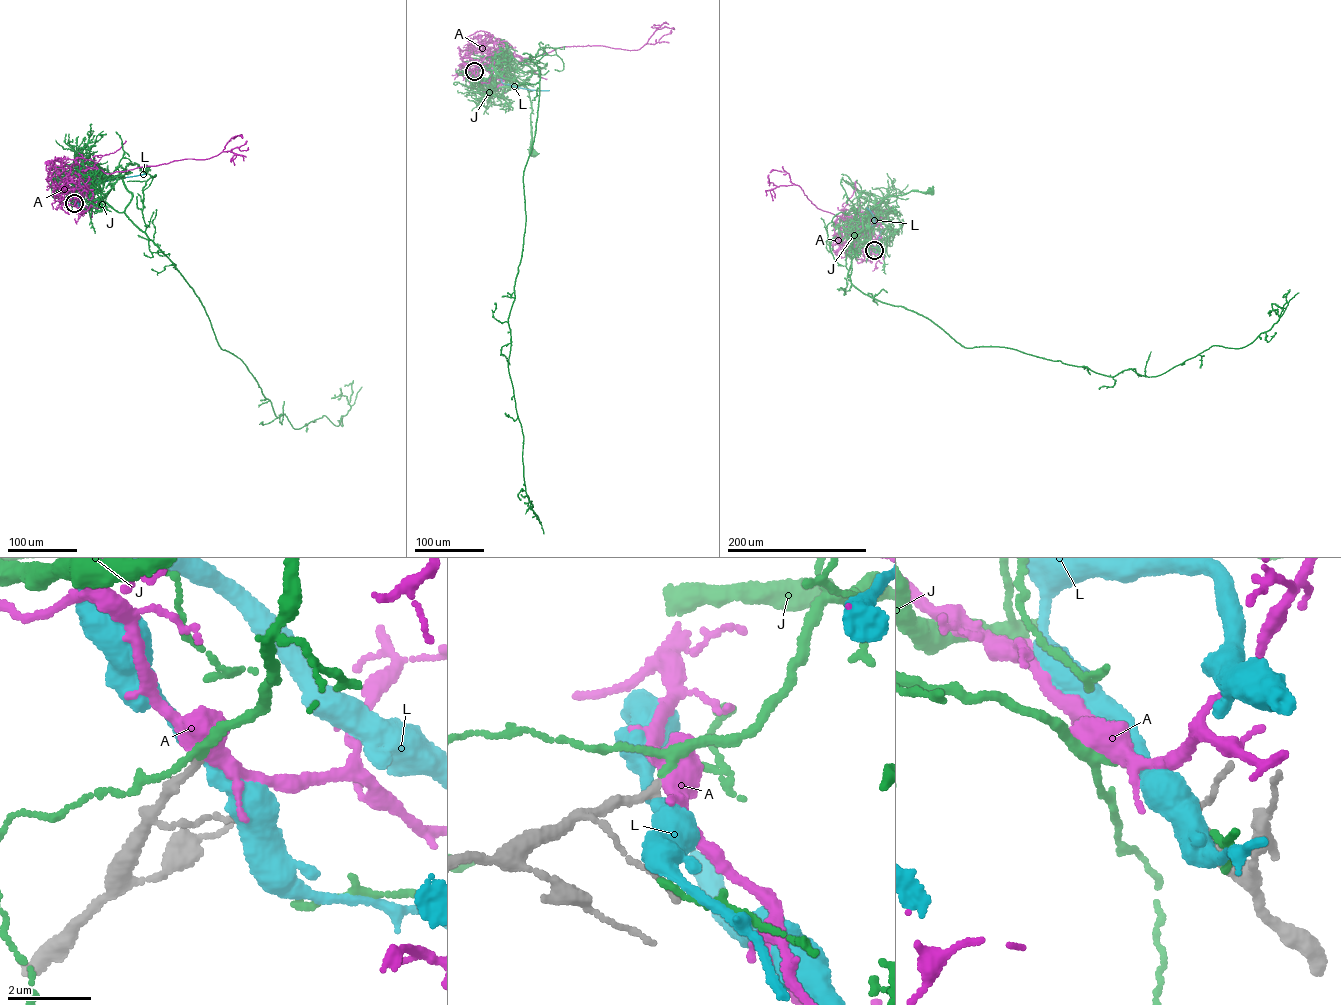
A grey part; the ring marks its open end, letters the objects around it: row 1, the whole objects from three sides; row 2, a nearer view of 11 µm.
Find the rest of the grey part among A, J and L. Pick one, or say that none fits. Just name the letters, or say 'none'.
J

